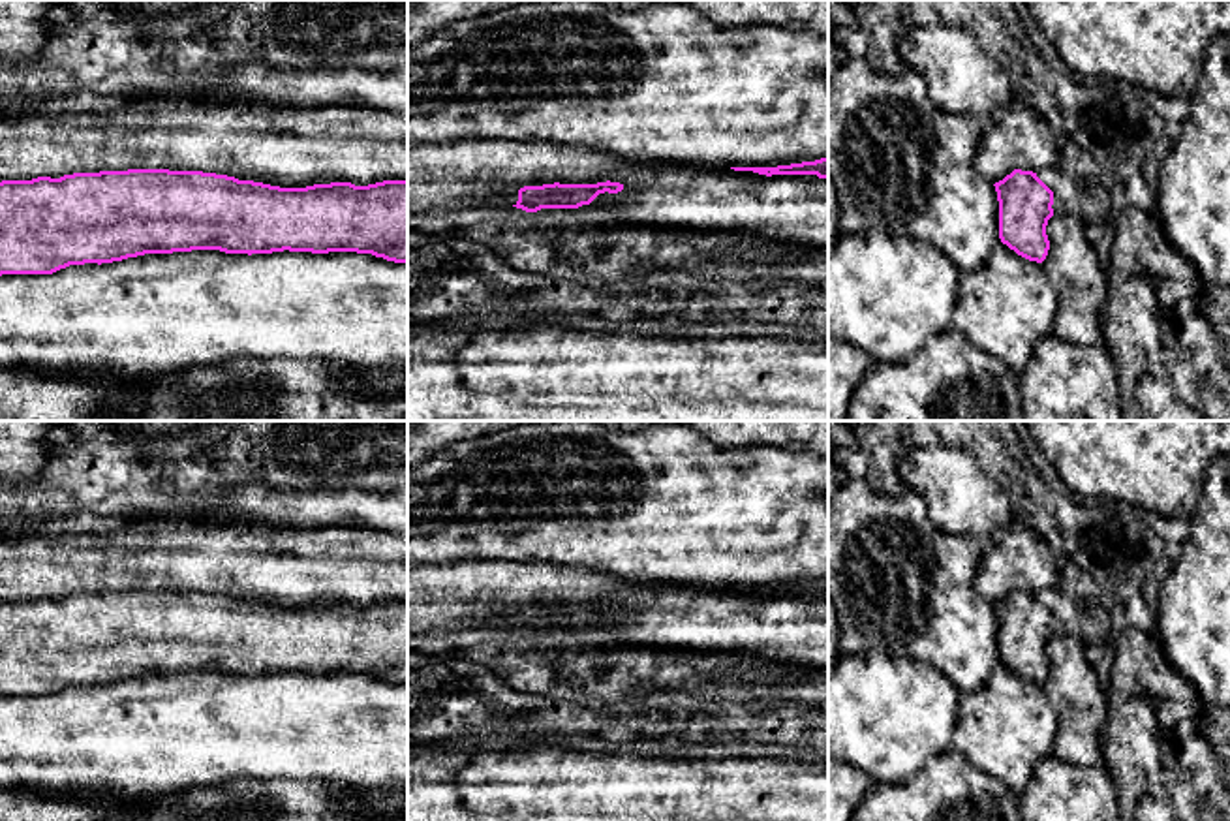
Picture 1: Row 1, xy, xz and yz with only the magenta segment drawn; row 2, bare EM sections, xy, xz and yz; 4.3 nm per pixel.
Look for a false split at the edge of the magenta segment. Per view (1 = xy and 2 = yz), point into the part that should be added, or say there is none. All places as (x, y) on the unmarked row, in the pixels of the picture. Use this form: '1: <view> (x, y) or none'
1: none
2: none

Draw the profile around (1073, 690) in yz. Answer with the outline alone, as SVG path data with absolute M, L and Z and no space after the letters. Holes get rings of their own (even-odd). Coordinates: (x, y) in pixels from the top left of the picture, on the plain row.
M1053 635L1046 646L1050 671L1042 689L1059 720L1052 753L1091 767L1104 763L1102 738L1110 705L1085 648L1074 635Z

